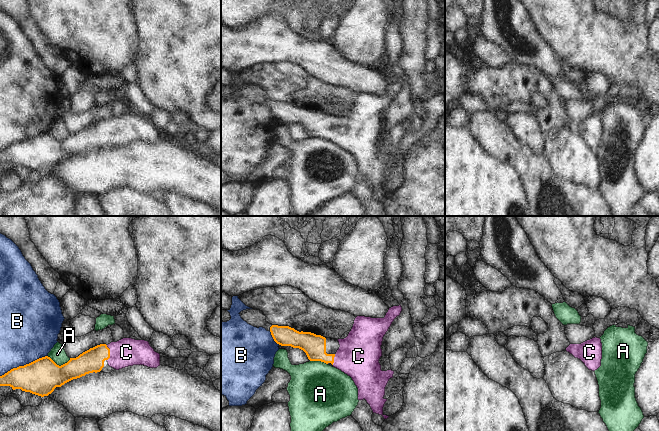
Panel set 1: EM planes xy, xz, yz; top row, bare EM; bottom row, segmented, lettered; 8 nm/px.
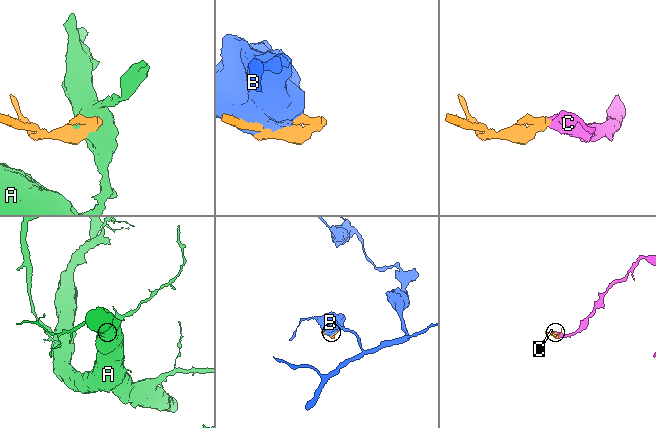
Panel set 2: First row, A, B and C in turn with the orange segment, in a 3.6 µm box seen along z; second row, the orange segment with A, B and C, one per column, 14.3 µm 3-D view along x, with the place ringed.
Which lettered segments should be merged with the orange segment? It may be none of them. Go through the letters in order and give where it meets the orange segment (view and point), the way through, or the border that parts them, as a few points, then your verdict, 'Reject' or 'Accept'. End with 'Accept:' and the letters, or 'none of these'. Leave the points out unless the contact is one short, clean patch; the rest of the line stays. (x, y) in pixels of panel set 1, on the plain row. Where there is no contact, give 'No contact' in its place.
A: Touches orange at xy (58, 141). Reject
B: Touches orange at xy (24, 141). Reject
C: Touches orange at xy (109, 129). Path across: xy (92, 136), (99, 129), (109, 129), (126, 128). Accept
Accept: C.

